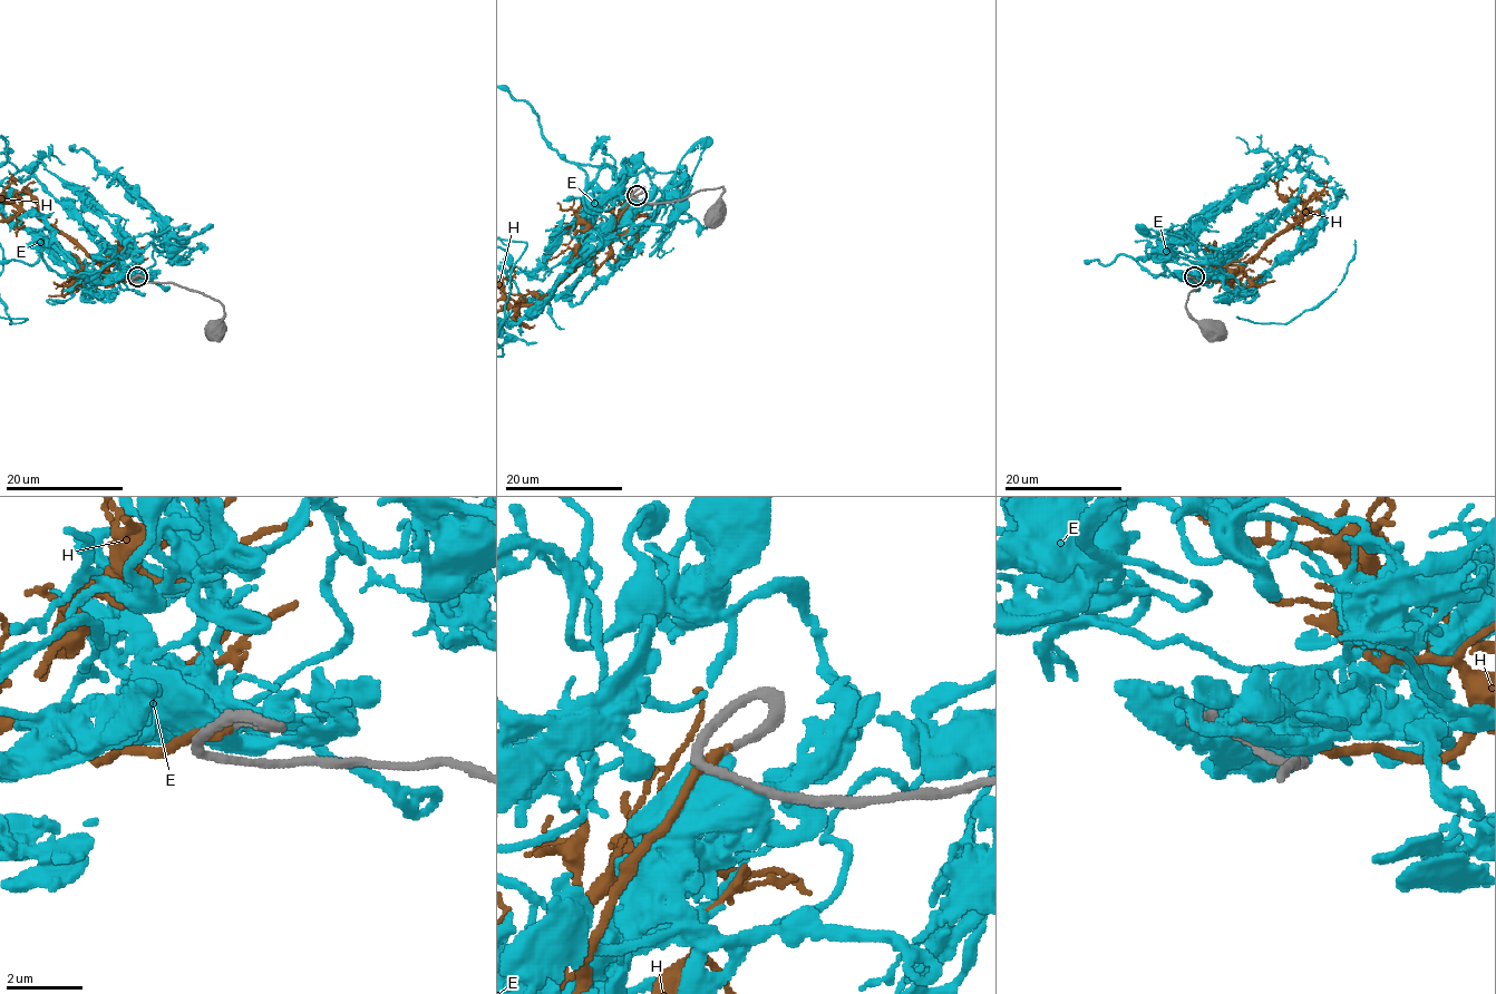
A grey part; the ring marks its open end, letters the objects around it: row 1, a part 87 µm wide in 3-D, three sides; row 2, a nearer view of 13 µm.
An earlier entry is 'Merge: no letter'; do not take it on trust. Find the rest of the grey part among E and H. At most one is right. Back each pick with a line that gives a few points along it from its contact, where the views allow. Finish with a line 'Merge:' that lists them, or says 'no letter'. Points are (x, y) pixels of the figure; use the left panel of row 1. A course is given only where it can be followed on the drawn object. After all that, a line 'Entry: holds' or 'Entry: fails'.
Merge: H
Entry: fails

